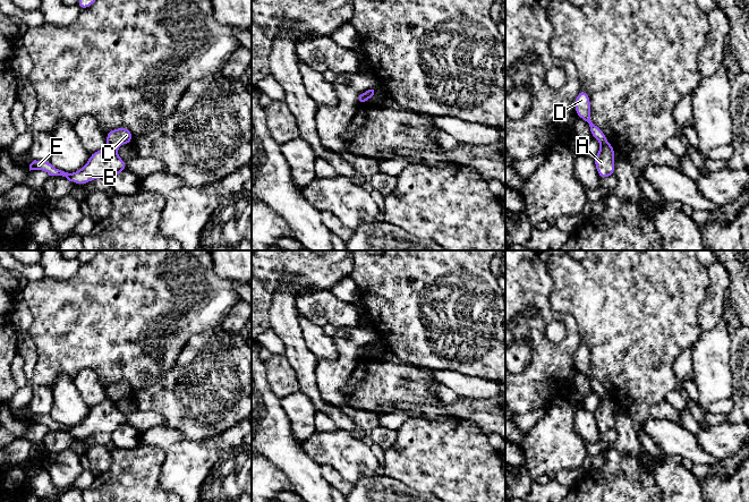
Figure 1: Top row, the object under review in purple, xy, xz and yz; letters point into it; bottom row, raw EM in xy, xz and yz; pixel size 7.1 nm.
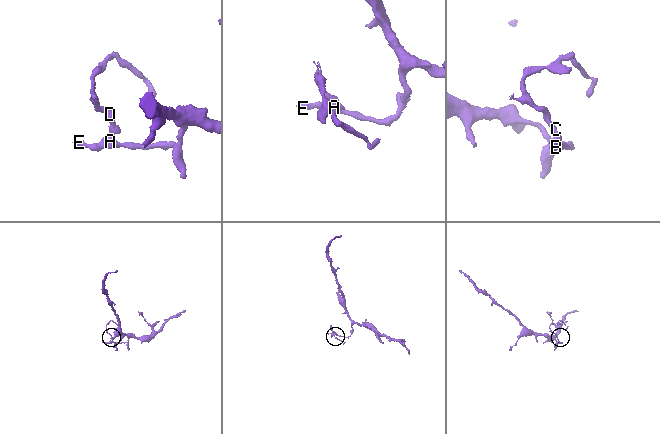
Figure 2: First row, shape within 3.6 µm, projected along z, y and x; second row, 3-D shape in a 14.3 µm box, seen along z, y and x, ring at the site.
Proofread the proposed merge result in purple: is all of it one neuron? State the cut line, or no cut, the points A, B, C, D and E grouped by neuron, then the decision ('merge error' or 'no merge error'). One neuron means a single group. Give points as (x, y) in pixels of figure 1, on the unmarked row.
cut in xy along (108, 397), (116, 402); A B E / C D; merge error

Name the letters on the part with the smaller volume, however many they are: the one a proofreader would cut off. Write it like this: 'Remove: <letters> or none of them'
Remove: C, D

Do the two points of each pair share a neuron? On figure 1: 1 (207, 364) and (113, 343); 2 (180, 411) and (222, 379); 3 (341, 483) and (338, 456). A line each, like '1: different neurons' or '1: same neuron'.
1: different neurons
2: same neuron
3: different neurons

